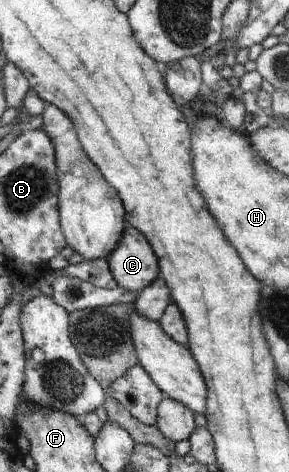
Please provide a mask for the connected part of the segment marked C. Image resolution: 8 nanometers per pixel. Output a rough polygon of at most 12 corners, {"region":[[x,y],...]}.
{"region":[[125,226],[106,256],[118,287],[138,293],[158,276],[151,247]]}

